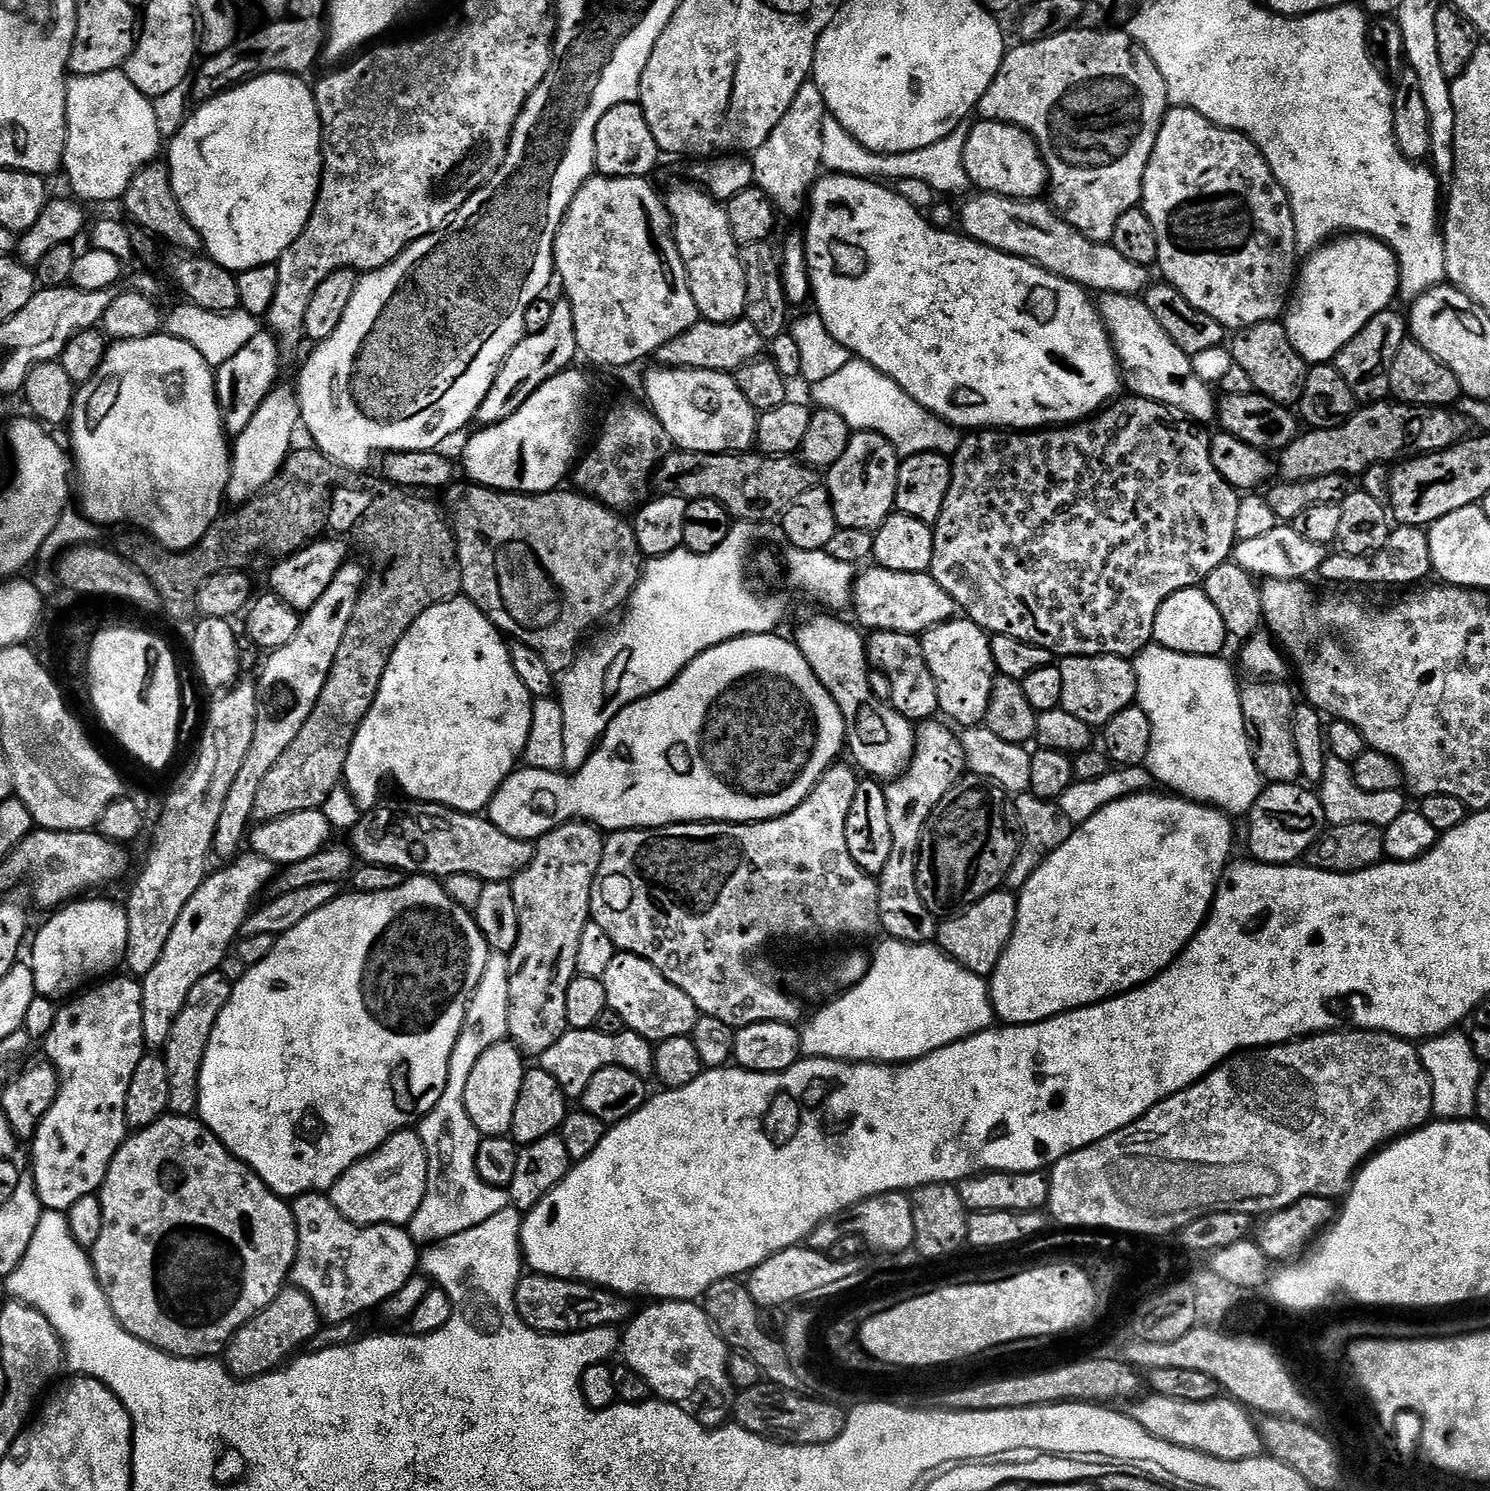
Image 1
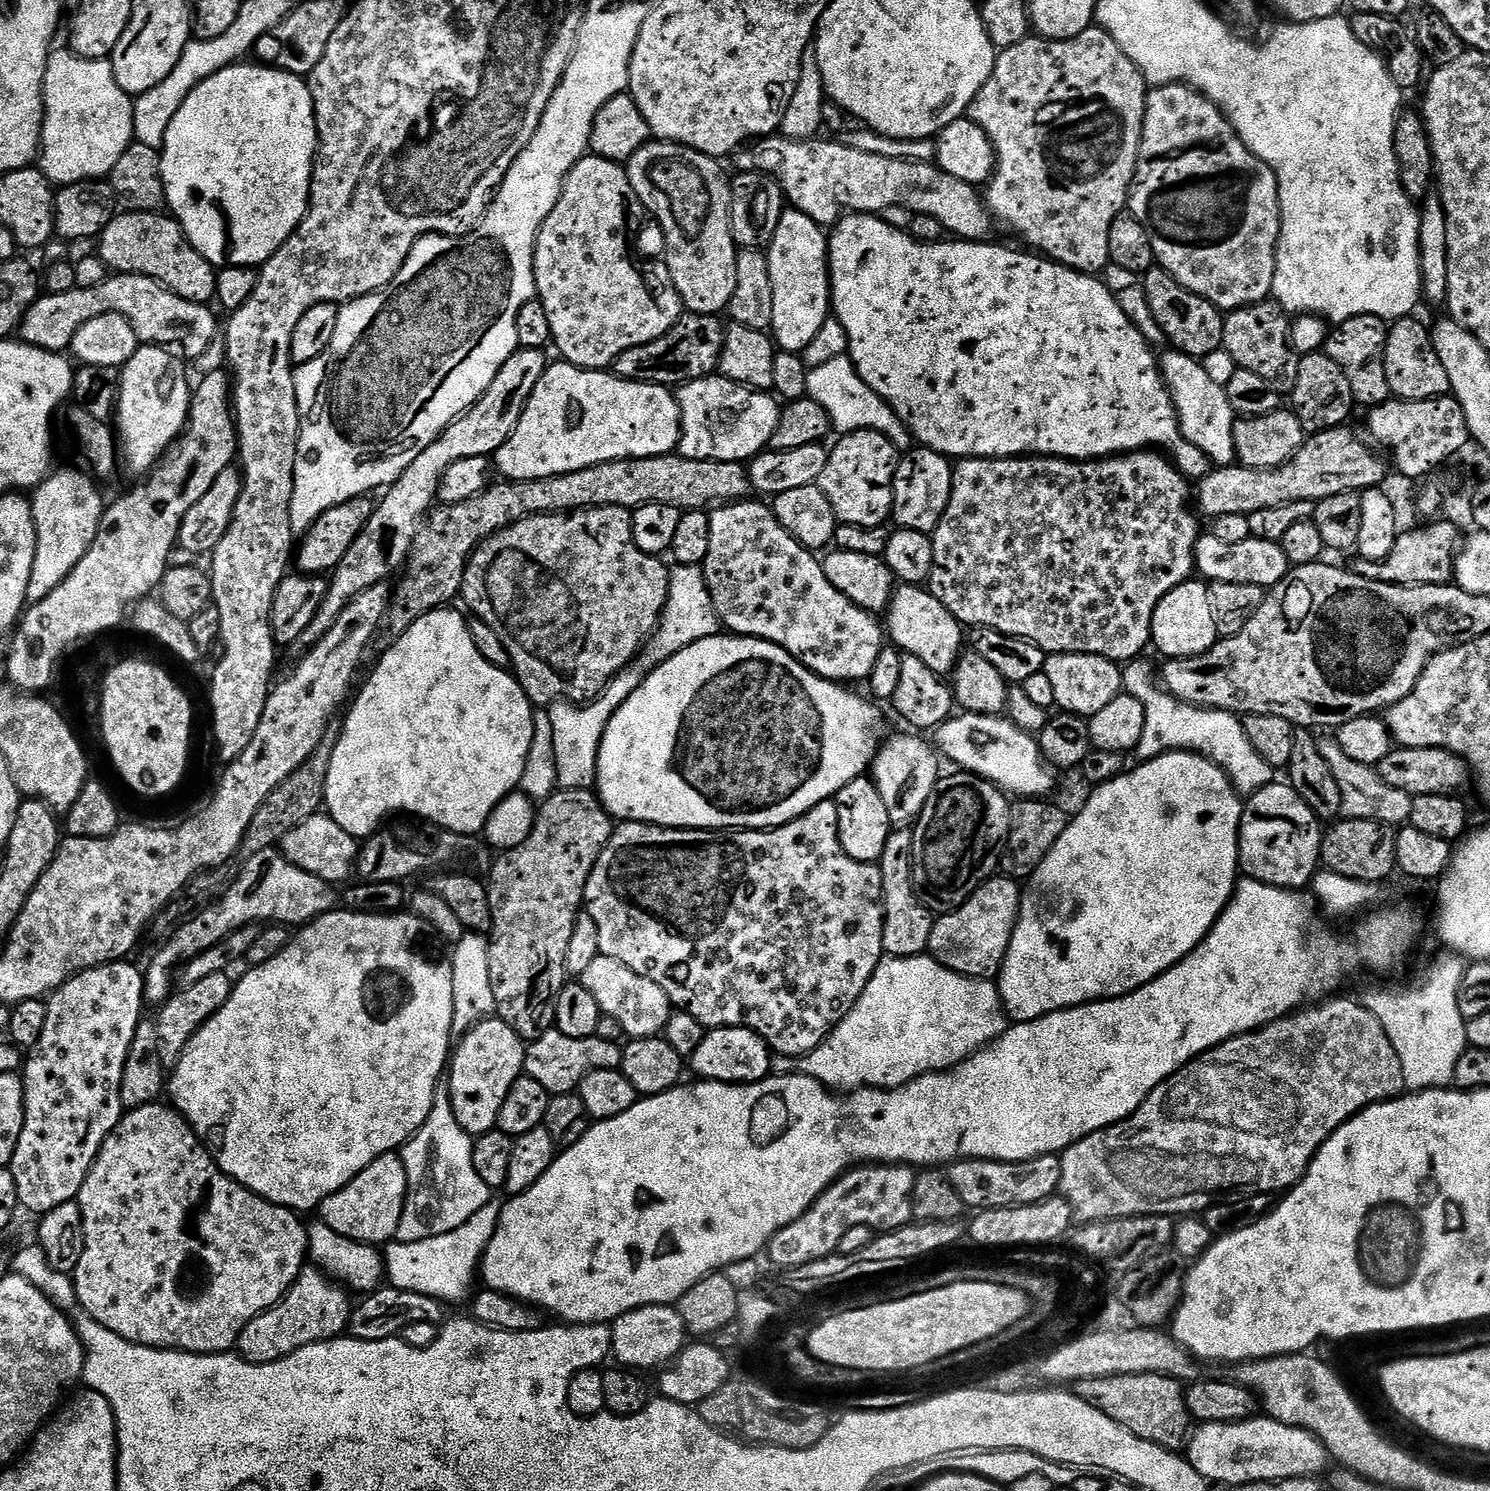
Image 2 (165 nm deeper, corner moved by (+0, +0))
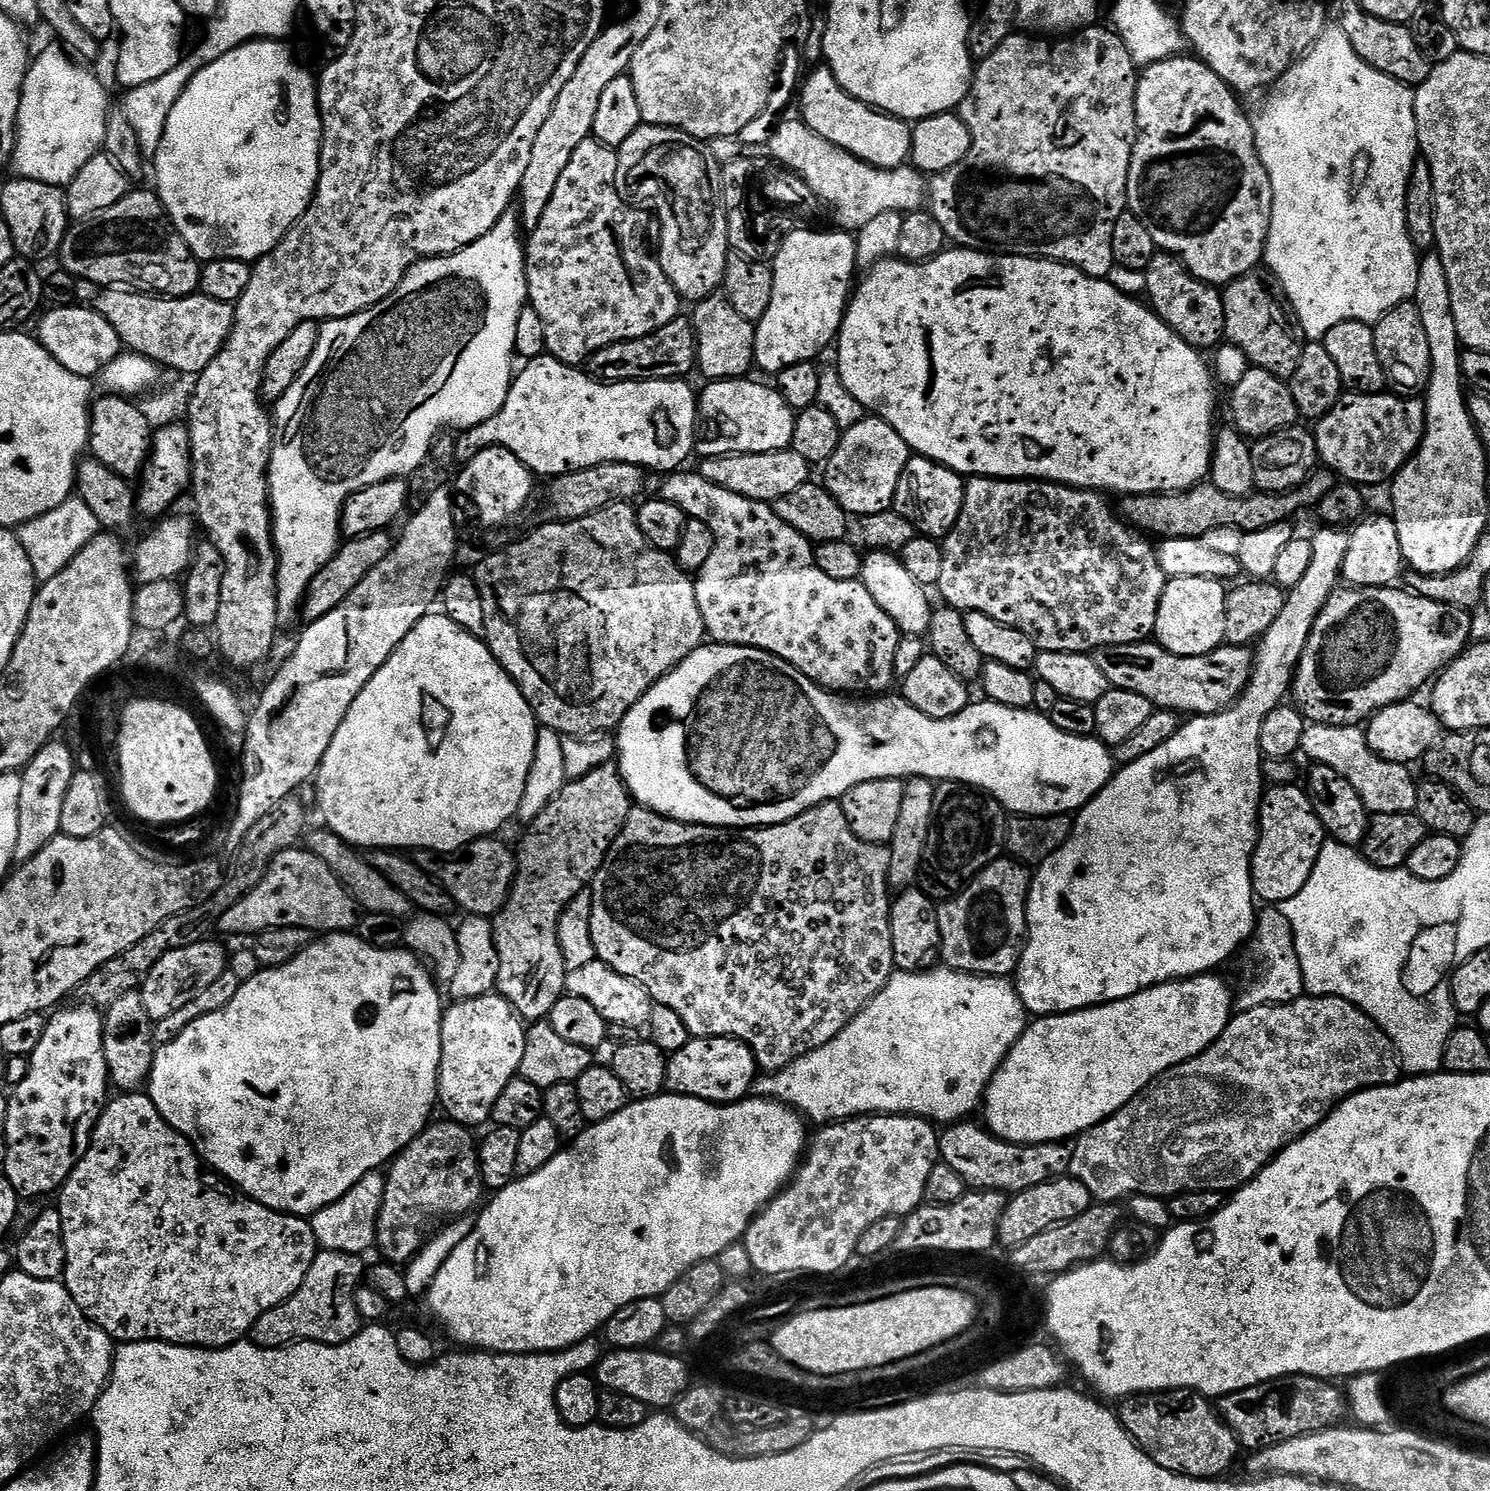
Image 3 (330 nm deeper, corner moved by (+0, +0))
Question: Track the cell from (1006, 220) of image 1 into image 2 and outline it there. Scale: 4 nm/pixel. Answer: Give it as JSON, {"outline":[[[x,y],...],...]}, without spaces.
{"outline":[[[773,134],[761,138],[751,146],[737,151],[734,161],[741,173],[759,172],[772,176],[780,184],[787,203],[792,204],[816,226],[835,226],[848,214],[880,214],[890,206],[904,207],[915,214],[930,214],[942,222],[945,233],[954,235],[964,242],[984,242],[994,229],[994,221],[987,203],[978,193],[977,185],[962,182],[954,174],[946,174],[935,163],[927,160],[895,160],[882,158],[882,154],[866,154],[866,150],[854,150],[843,142],[831,144],[828,140],[813,138],[809,140],[790,140],[784,135]]]}

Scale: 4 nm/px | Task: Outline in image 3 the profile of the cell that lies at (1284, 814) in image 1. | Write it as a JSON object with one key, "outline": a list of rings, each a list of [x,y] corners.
{"outline":[[[1296,784],[1269,787],[1260,801],[1258,835],[1256,847],[1252,850],[1253,893],[1265,905],[1279,906],[1294,898],[1294,894],[1306,886],[1306,878],[1310,878],[1314,870],[1325,836],[1303,787]]]}

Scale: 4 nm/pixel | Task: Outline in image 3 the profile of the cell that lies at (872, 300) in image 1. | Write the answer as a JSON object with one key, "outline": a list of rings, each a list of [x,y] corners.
{"outline":[[[959,246],[949,247],[947,250],[939,252],[933,260],[924,260],[921,264],[911,264],[908,260],[899,258],[880,259],[867,269],[868,277],[864,281],[855,285],[851,293],[848,306],[844,310],[844,320],[840,323],[840,335],[836,348],[836,361],[834,367],[842,378],[842,386],[854,394],[857,402],[863,406],[871,415],[878,416],[890,425],[894,431],[905,439],[911,451],[918,456],[925,456],[927,460],[938,462],[950,470],[960,473],[965,478],[974,476],[991,476],[993,480],[1043,480],[1049,484],[1065,484],[1071,488],[1087,488],[1095,490],[1101,494],[1108,492],[1120,492],[1124,496],[1145,496],[1155,492],[1184,492],[1188,488],[1193,488],[1196,484],[1205,483],[1212,466],[1212,446],[1214,443],[1214,427],[1212,423],[1216,420],[1216,396],[1212,393],[1214,387],[1214,373],[1209,361],[1203,360],[1201,353],[1192,348],[1166,322],[1162,322],[1156,317],[1155,312],[1147,303],[1139,304],[1136,300],[1131,300],[1128,296],[1123,296],[1108,278],[1098,276],[1087,276],[1085,272],[1080,272],[1070,264],[1059,264],[1053,260],[1041,260],[1034,256],[1006,256],[1003,254],[993,254],[988,250],[977,250],[975,248],[961,248]]]}

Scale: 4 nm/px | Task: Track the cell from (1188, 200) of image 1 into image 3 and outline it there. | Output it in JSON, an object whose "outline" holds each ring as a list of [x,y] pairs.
{"outline":[[[1177,54],[1166,60],[1159,60],[1147,65],[1139,73],[1136,81],[1136,135],[1132,141],[1132,157],[1130,158],[1130,170],[1128,171],[1128,203],[1127,211],[1132,212],[1150,230],[1150,238],[1154,238],[1157,249],[1167,252],[1168,255],[1181,260],[1194,278],[1213,286],[1226,286],[1231,280],[1237,280],[1239,276],[1245,276],[1247,272],[1257,271],[1261,267],[1264,258],[1264,244],[1268,240],[1270,230],[1270,218],[1272,217],[1272,191],[1270,190],[1270,178],[1268,172],[1262,166],[1262,162],[1256,153],[1256,129],[1253,121],[1244,117],[1240,109],[1241,101],[1228,85],[1224,84],[1214,70],[1191,55]]]}

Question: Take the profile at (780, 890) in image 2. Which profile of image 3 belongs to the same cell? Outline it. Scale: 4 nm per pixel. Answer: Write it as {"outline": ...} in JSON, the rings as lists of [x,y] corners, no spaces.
{"outline":[[[825,800],[823,804],[814,806],[802,814],[798,814],[794,819],[787,820],[785,824],[771,824],[769,828],[742,828],[733,830],[731,828],[712,828],[708,824],[681,824],[678,820],[671,820],[668,816],[660,816],[657,812],[652,812],[649,808],[633,807],[631,814],[626,818],[626,822],[620,831],[602,866],[596,871],[596,877],[592,880],[590,891],[592,893],[592,917],[590,918],[590,934],[594,938],[594,950],[596,959],[601,960],[608,968],[613,968],[618,974],[622,974],[631,980],[637,980],[639,984],[652,996],[653,1001],[662,1006],[670,1006],[682,1022],[686,1022],[686,1030],[693,1037],[701,1036],[732,1036],[736,1040],[741,1040],[747,1044],[756,1056],[757,1065],[769,1073],[775,1074],[784,1068],[790,1062],[802,1058],[807,1052],[818,1050],[826,1042],[830,1042],[837,1036],[849,1020],[855,1018],[866,1005],[871,1002],[876,995],[884,988],[884,983],[892,977],[894,965],[894,950],[892,949],[892,939],[890,938],[890,910],[892,909],[892,900],[890,899],[890,885],[888,883],[888,867],[890,866],[890,851],[885,845],[871,844],[862,842],[854,830],[850,830],[850,822],[846,822],[846,814],[842,810],[839,802],[834,800]]]}

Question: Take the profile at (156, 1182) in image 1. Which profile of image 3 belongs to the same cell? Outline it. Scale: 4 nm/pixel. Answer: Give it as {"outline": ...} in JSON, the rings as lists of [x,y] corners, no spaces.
{"outline":[[[137,1090],[117,1097],[117,1100],[116,1097],[109,1099],[108,1105],[104,1107],[92,1135],[92,1144],[78,1162],[78,1166],[74,1166],[58,1193],[58,1211],[62,1218],[62,1238],[66,1250],[62,1282],[68,1287],[68,1293],[74,1298],[74,1302],[84,1312],[84,1317],[97,1324],[113,1341],[164,1340],[168,1344],[213,1350],[239,1344],[251,1333],[262,1314],[266,1314],[284,1300],[289,1300],[302,1286],[318,1251],[312,1225],[305,1217],[289,1216],[287,1212],[275,1212],[273,1208],[262,1206],[257,1200],[252,1200],[233,1188],[219,1175],[206,1170],[196,1147],[181,1132],[174,1130],[174,1126],[170,1126],[166,1118],[162,1118],[152,1099],[143,1091]]]}

